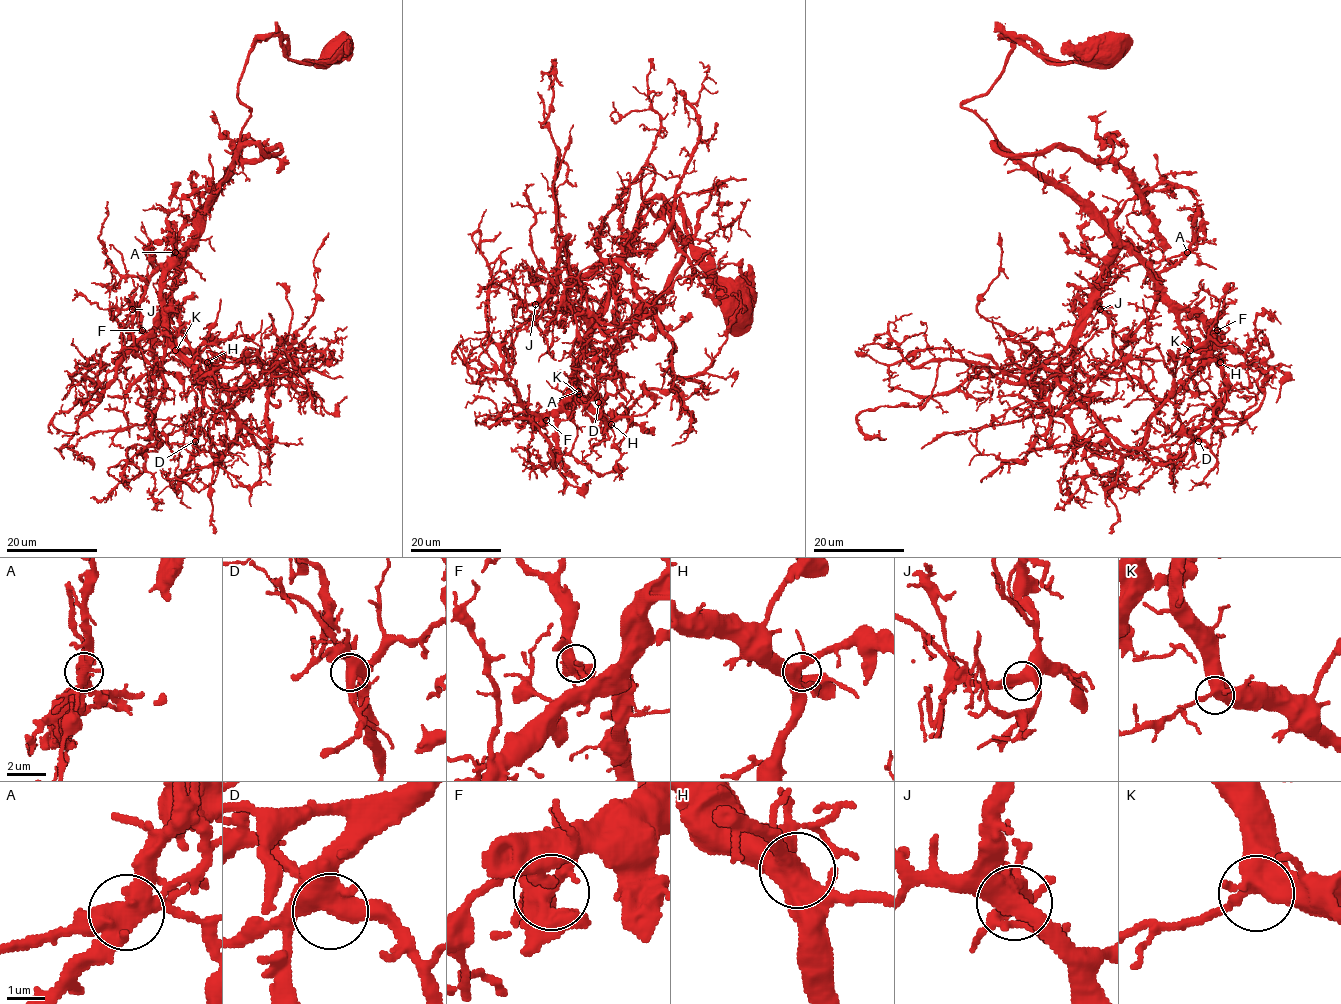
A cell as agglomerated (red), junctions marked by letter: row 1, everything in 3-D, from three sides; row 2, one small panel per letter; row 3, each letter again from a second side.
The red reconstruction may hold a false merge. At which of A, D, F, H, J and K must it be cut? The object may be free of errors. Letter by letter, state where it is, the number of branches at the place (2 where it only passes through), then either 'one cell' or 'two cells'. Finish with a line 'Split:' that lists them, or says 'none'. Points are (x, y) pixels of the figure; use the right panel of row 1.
A: place (1187, 252); branches 5; one cell
D: place (1198, 441); branches 5; one cell
F: place (1217, 330); branches 5; one cell
H: place (1220, 362); branches 5; one cell
J: place (1100, 309); branches 4; one cell
K: place (1190, 350); branches 4; one cell
Split: none

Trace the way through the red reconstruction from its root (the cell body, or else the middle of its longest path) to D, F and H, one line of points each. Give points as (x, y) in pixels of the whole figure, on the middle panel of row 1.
D: (741, 307), (681, 212), (644, 203), (647, 164), (654, 182), (635, 243), (571, 376), (605, 428), (598, 402)
F: (741, 307), (681, 212), (644, 203), (647, 164), (654, 182), (635, 243), (572, 389), (546, 420)
H: (741, 307), (681, 212), (644, 203), (647, 164), (654, 182), (635, 243), (571, 376), (611, 424)

